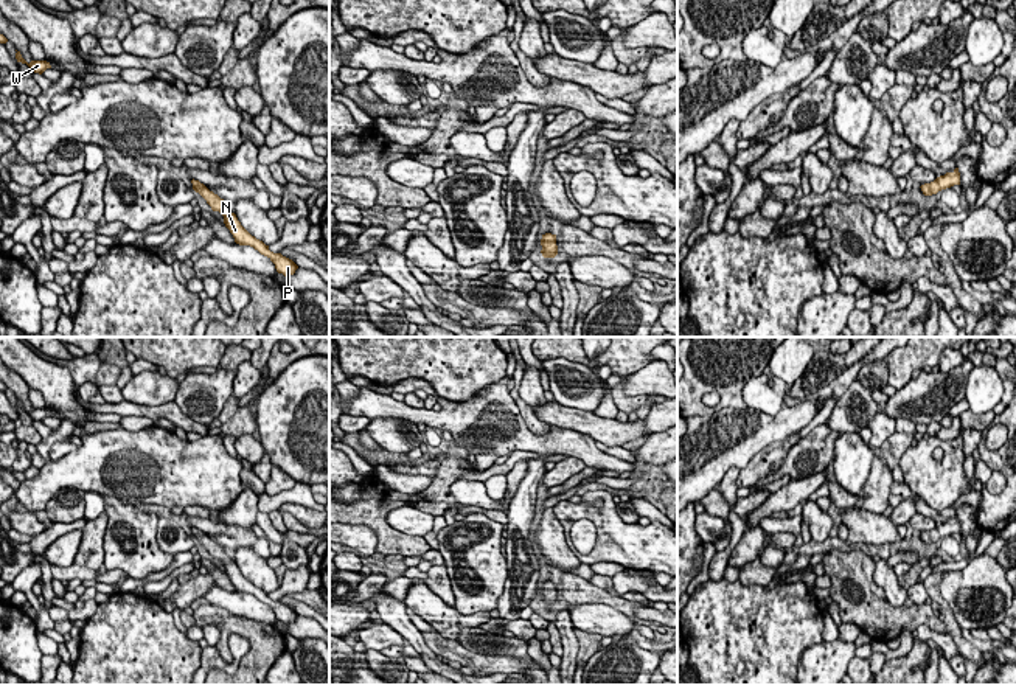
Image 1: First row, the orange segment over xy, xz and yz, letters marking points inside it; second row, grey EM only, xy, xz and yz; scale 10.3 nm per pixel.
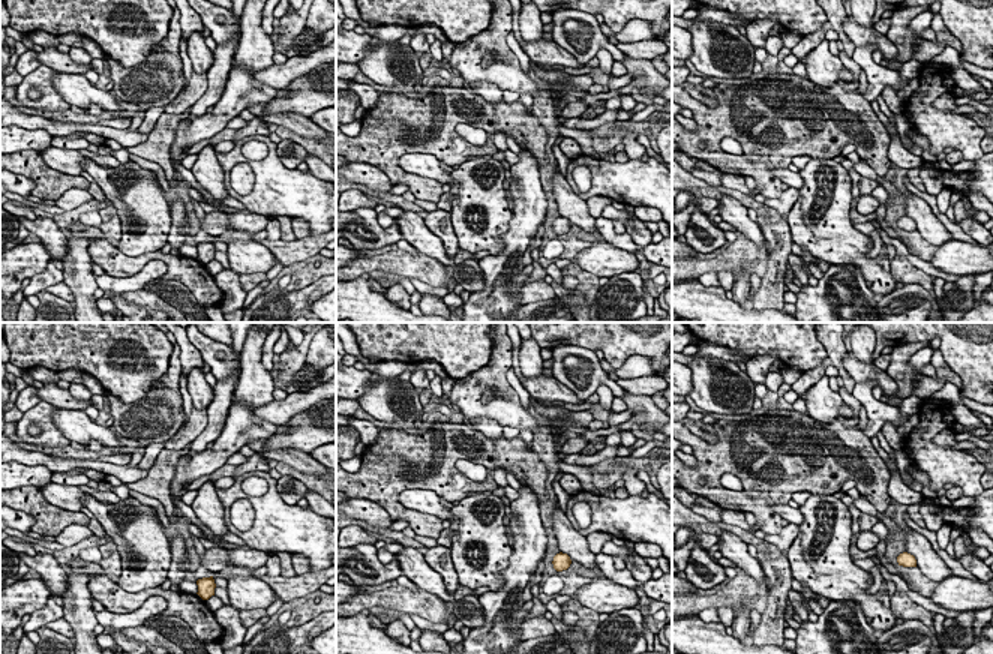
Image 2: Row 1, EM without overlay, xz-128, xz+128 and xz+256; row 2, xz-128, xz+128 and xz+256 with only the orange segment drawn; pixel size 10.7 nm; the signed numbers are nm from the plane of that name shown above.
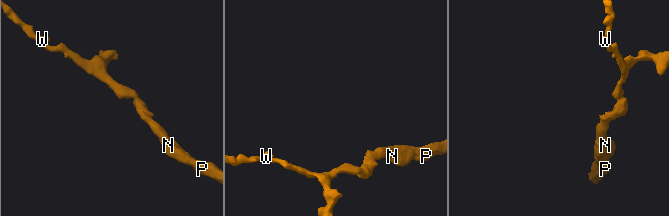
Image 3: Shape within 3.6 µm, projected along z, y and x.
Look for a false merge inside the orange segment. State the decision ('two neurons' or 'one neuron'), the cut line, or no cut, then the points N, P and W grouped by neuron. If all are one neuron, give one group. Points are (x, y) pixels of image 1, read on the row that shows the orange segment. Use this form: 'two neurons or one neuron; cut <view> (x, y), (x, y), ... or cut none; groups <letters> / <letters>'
one neuron; cut none; groups N P W

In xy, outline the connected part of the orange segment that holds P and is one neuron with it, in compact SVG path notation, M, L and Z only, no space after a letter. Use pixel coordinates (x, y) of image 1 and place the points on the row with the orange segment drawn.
M191 180L193 190L199 193L207 203L211 207L213 211L219 211L224 216L224 224L230 230L230 233L235 238L235 242L239 245L250 245L255 250L258 250L261 255L267 256L273 264L278 273L283 273L284 276L294 275L298 266L283 256L281 253L273 253L269 250L269 245L266 245L263 241L252 236L238 221L236 214L231 213L227 205L224 203L224 199L221 199L217 194L210 191L204 183L199 180Z

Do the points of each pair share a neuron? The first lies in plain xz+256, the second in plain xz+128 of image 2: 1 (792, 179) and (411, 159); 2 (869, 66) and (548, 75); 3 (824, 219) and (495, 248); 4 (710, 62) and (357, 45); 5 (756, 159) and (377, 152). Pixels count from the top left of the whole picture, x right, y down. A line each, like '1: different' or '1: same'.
1: same
2: same
3: same
4: different
5: same

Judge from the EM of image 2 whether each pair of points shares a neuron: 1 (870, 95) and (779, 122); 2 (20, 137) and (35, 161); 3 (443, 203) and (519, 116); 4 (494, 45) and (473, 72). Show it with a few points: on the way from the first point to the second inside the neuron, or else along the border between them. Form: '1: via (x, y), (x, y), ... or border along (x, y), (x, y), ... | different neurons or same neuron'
1: border along (861, 95), (870, 102) | different neurons
2: border along (39, 150), (18, 150), (15, 153) | different neurons
3: border along (444, 192), (435, 203) | different neurons
4: via (486, 47), (473, 60), (473, 65) | same neuron

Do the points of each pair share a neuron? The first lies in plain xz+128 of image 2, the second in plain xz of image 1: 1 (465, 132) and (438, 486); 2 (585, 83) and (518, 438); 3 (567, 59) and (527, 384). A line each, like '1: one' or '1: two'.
1: two
2: one
3: two

